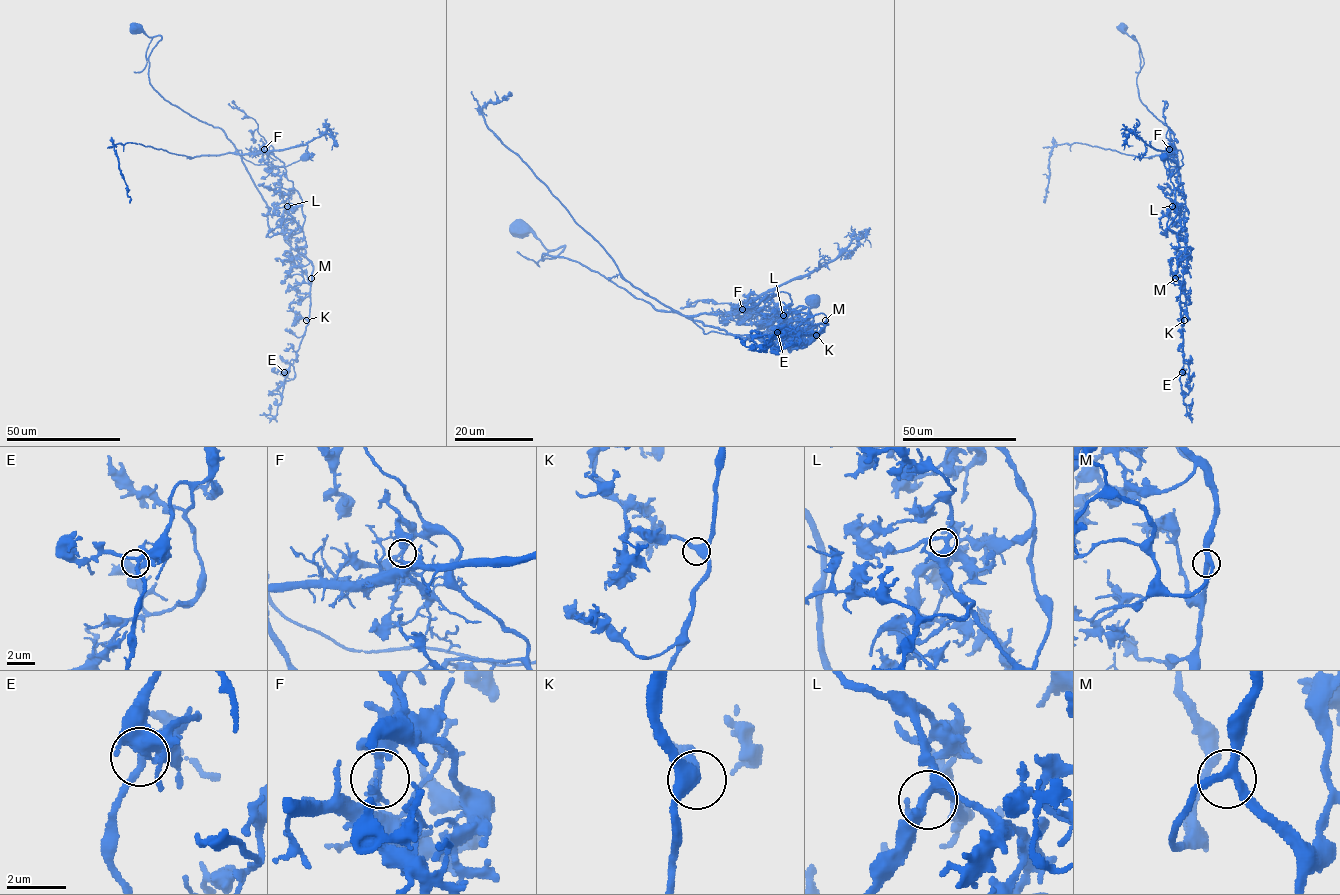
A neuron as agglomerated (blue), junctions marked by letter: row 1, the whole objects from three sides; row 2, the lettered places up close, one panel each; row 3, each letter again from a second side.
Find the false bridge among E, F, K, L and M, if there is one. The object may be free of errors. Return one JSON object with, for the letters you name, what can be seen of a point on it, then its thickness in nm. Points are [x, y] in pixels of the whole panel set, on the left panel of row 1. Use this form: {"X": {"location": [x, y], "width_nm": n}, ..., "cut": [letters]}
{"F": {"location": [264, 149], "width_nm": 190}, "cut": ["F"]}

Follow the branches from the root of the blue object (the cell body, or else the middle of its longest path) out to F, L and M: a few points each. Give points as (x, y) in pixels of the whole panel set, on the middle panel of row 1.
F: (521, 228), (549, 250), (565, 245), (542, 260), (547, 254), (577, 261), (657, 309), (694, 320), (741, 309)
L: (521, 228), (565, 245), (542, 260), (577, 261), (657, 309), (809, 320), (783, 315)
M: (521, 228), (549, 250), (565, 245), (542, 260), (577, 261), (657, 309), (735, 335), (789, 340), (825, 320)

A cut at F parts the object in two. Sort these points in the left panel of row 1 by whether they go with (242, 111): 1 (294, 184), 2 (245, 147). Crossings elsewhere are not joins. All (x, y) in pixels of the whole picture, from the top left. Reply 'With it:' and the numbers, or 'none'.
With it: 1

